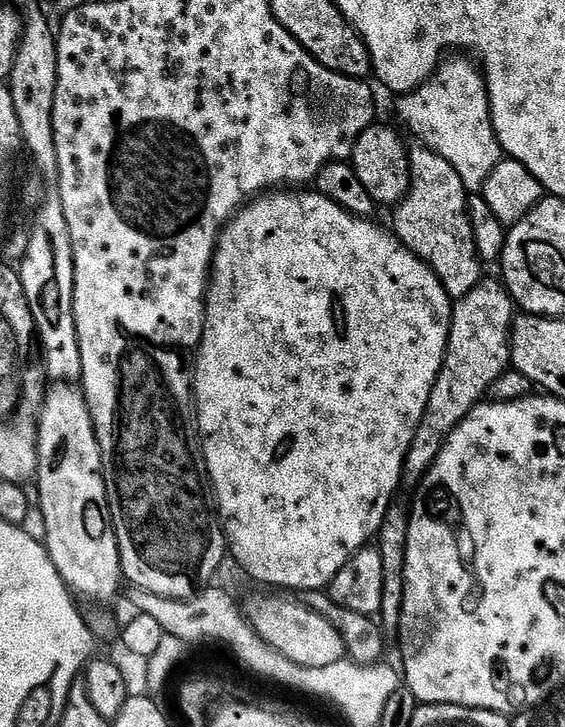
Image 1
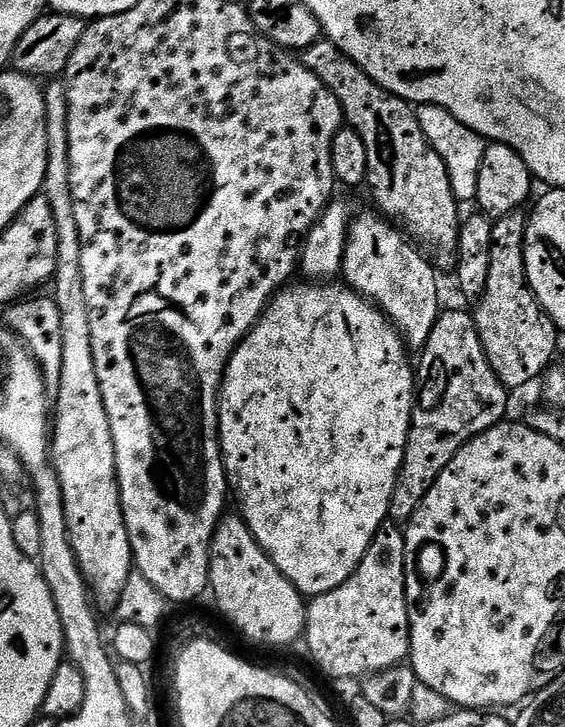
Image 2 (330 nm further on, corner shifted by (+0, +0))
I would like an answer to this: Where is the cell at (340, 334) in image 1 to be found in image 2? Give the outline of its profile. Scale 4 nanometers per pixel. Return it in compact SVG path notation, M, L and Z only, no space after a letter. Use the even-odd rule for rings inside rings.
M303 282L304 284L293 283L291 286L285 287L283 290L277 291L276 295L272 297L268 309L260 315L259 322L248 331L244 341L237 346L234 354L228 360L228 367L224 370L224 379L220 386L220 395L218 397L218 427L220 430L220 454L224 458L224 474L228 478L228 486L231 495L236 495L236 504L238 515L241 520L245 520L248 528L252 531L252 537L256 539L261 550L263 550L268 557L274 562L274 566L278 566L280 573L287 578L290 583L297 588L301 596L311 598L313 596L321 596L330 590L334 590L338 586L342 586L342 582L346 582L346 578L350 578L350 574L354 574L356 567L362 562L362 558L366 554L366 550L370 546L370 542L374 538L374 534L382 527L388 520L388 503L394 494L394 486L396 479L400 473L400 467L404 461L404 451L406 450L406 442L408 441L408 431L412 425L412 404L416 400L416 374L414 371L414 360L410 355L409 349L404 343L403 336L400 331L392 324L392 321L376 307L375 304L364 299L363 296L349 288L343 282Z

